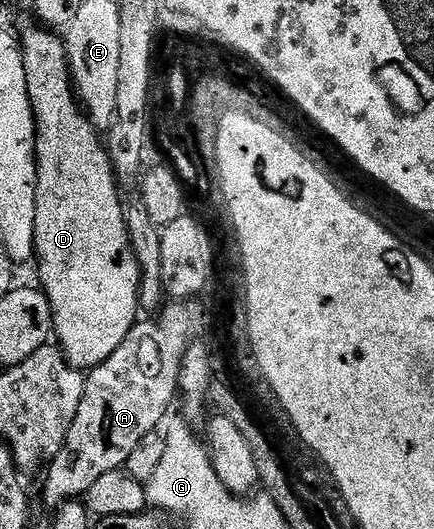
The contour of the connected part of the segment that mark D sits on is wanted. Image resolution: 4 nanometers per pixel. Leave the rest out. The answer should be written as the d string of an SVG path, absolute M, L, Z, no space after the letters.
M34 24L25 26L21 32L21 48L29 103L35 116L35 257L39 261L38 284L52 308L54 340L71 365L90 371L96 365L105 363L105 359L113 355L135 326L141 313L139 284L142 283L142 271L130 243L125 201L123 197L119 198L120 178L100 130L87 116L73 88L64 38L42 24Z

